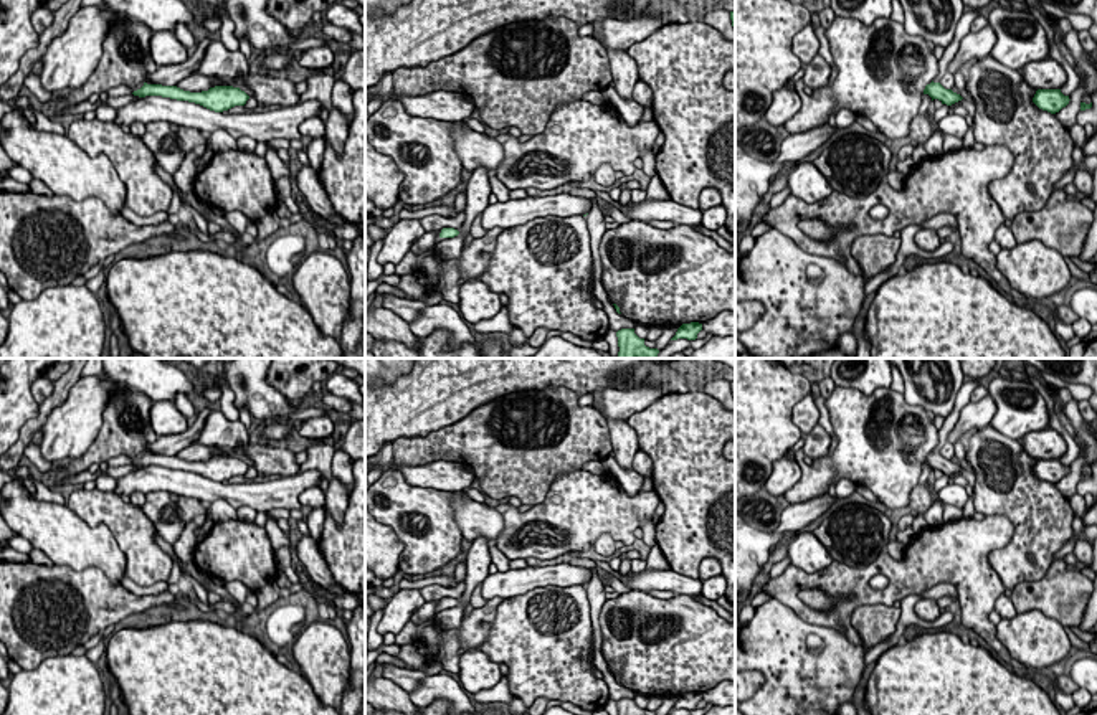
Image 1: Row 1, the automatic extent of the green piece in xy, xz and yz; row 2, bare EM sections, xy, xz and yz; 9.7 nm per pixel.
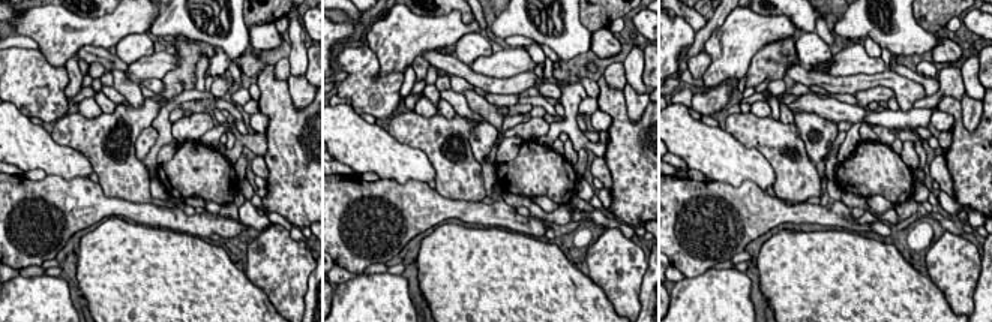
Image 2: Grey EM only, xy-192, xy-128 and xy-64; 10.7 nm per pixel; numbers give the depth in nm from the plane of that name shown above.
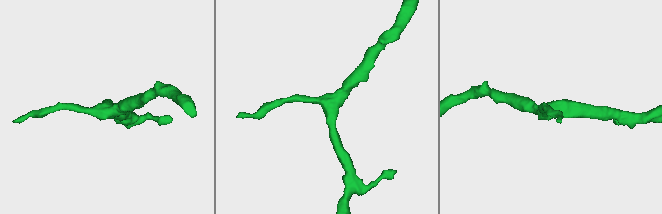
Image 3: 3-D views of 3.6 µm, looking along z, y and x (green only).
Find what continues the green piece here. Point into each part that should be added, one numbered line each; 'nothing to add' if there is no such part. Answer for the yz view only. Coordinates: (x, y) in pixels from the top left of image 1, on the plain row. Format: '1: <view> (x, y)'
nothing to add

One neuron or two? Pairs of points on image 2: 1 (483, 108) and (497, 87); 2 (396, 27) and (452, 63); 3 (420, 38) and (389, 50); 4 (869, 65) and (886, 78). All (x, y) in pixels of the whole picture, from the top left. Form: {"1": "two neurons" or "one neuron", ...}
{"1": "two neurons", "2": "two neurons", "3": "one neuron", "4": "two neurons"}

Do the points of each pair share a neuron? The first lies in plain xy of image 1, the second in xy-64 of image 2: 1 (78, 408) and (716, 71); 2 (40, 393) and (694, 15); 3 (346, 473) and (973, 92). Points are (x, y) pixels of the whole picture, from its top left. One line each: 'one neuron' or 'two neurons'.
1: one neuron
2: one neuron
3: one neuron

